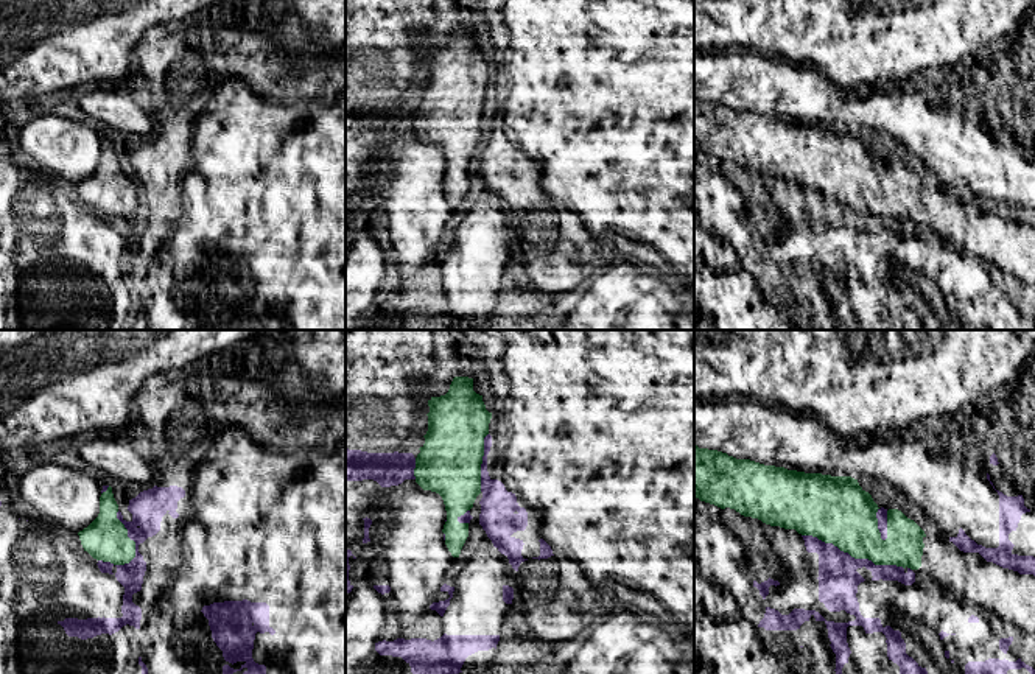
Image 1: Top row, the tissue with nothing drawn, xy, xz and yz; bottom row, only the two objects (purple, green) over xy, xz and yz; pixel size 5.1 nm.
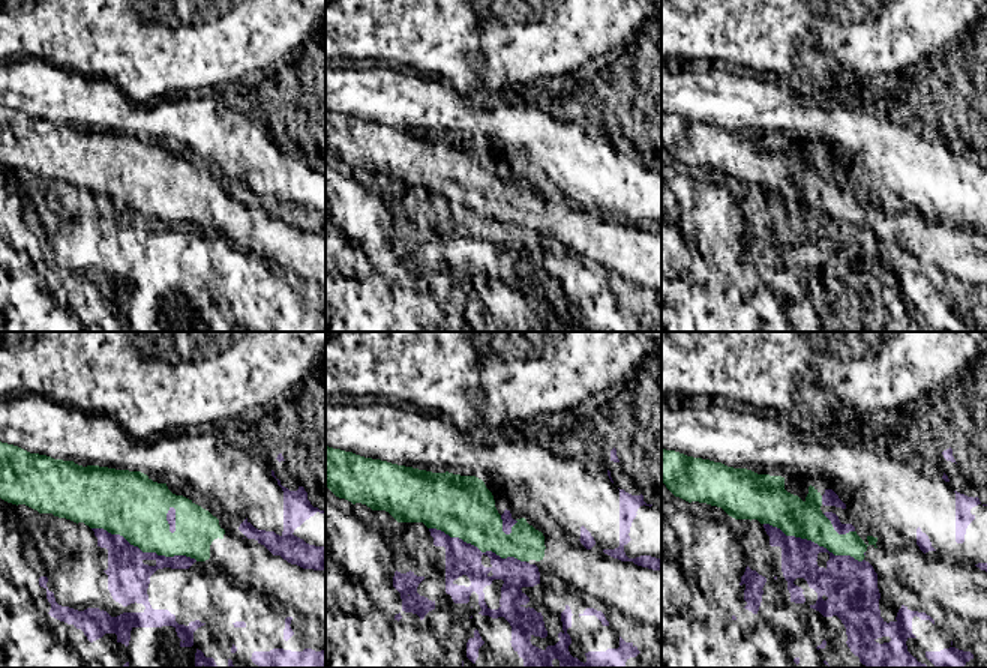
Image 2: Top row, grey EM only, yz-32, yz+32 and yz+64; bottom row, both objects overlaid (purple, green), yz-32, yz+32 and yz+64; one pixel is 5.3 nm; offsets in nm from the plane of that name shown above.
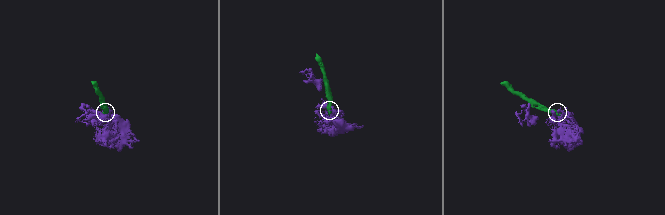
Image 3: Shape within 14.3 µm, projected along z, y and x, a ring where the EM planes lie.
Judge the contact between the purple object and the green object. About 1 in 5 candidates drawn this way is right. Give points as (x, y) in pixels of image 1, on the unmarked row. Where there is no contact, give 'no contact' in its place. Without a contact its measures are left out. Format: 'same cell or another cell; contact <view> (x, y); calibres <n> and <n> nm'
another cell; contact yz (853, 209); calibres 200 and 320 nm

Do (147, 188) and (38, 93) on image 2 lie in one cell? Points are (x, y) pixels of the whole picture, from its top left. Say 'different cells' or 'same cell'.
different cells

